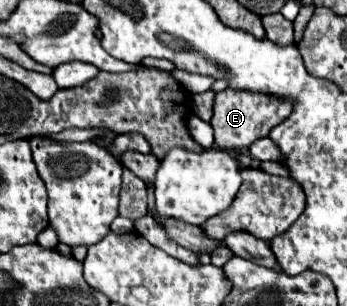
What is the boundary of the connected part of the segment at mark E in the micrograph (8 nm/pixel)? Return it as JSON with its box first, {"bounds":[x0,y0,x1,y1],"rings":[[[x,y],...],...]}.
{"bounds":[211,88,293,150],"rings":[[[235,88],[217,92],[213,118],[211,118],[211,126],[215,130],[215,146],[225,150],[251,146],[251,142],[255,142],[257,138],[265,138],[271,132],[271,128],[281,124],[291,112],[293,112],[291,98],[279,98],[273,94],[235,90]]]}

